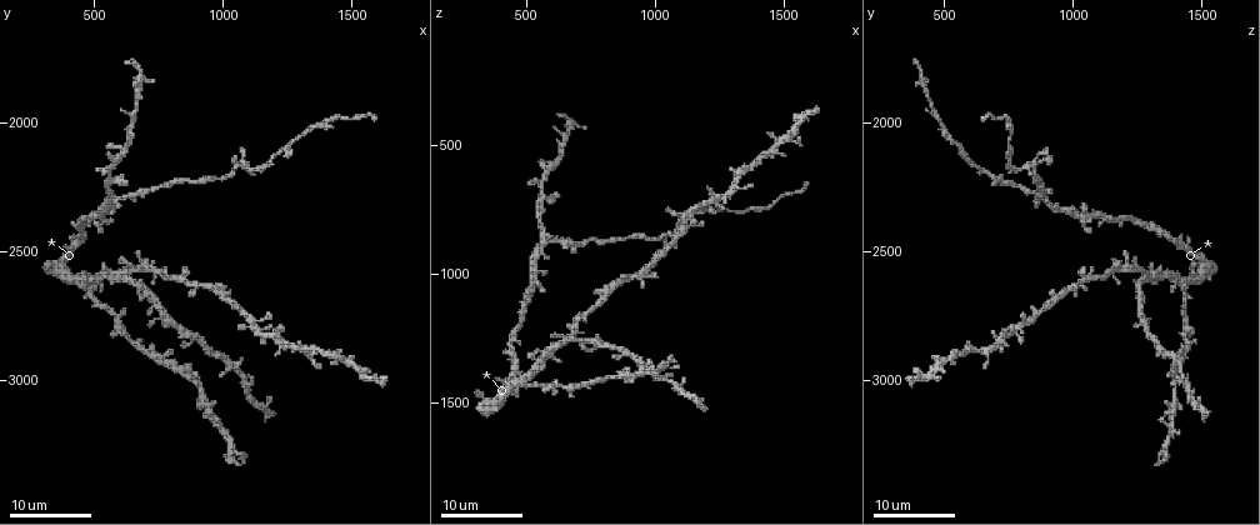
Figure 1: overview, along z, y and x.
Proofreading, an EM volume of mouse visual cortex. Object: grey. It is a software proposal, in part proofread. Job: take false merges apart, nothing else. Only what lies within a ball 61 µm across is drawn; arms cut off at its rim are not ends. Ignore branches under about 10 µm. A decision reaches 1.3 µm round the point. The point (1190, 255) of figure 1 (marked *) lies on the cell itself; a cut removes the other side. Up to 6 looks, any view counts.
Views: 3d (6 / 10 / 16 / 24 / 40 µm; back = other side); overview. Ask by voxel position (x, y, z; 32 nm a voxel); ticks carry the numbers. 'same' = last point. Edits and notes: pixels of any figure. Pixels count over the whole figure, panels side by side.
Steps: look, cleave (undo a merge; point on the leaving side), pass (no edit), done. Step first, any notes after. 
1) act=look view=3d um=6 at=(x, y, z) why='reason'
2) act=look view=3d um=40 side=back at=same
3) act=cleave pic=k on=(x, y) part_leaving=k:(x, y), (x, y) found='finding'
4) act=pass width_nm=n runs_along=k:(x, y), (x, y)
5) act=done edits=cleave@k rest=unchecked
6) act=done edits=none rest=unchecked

act=look view=3d um=16 at=(630, 2600, 1280) why='arms part here'

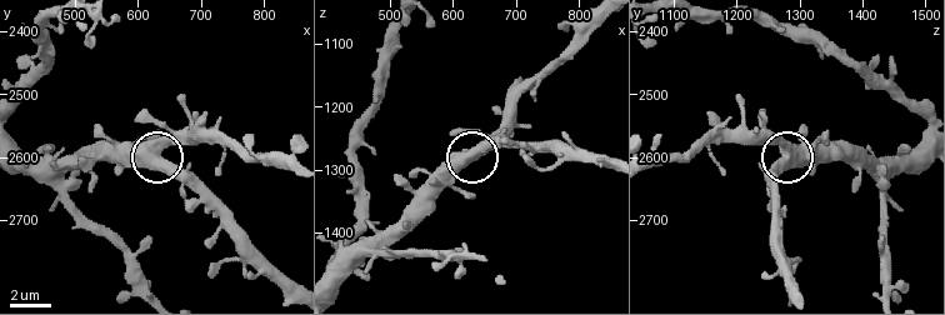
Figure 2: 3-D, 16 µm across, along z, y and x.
act=look view=3d um=6 at=(630, 2595, 1280)

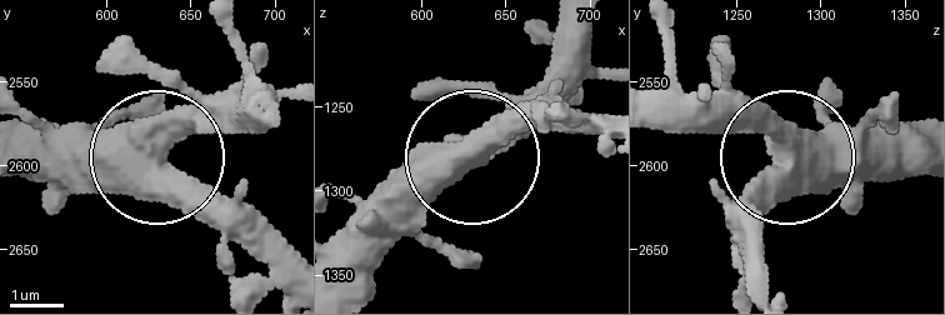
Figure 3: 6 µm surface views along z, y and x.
act=pass width_nm=510 found='one cell here'

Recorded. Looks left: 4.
act=look view=3d um=16 at=(1250, 2090, 750) why='three-way junction'

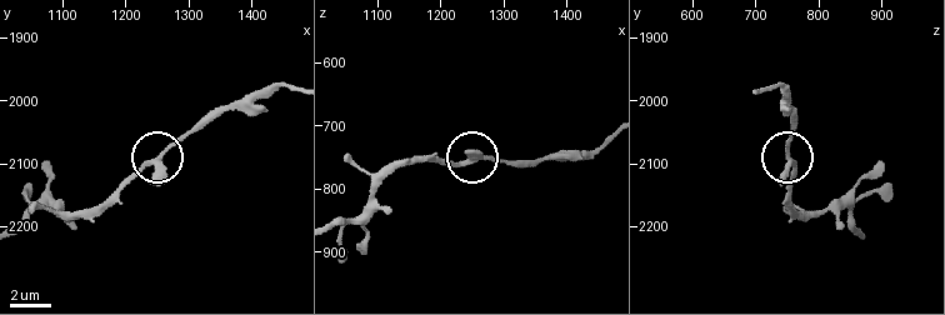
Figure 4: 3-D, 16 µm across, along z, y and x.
act=look view=3d um=6 at=(1255, 2095, 750) why='zoom in'

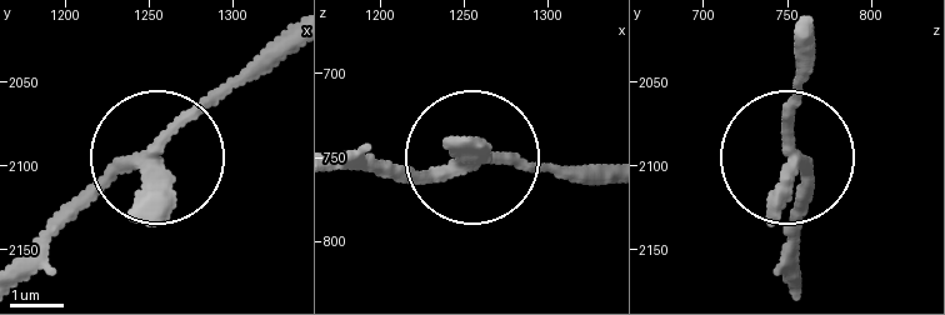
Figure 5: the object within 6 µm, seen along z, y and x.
act=pass width_nm=250 runs_along=5:(31, 256), (281, 33) found='one cell here'

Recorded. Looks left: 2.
act=look view=3d um=24 at=(1420, 2000, 750) why='thick turns thin'

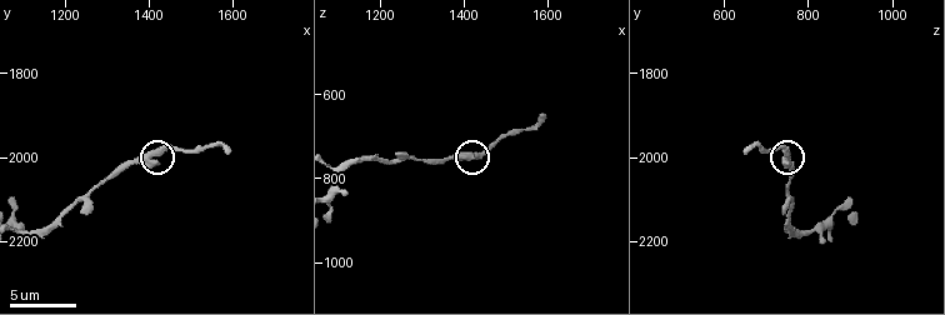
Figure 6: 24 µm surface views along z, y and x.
act=look view=3d um=6 at=(1420, 1990, 745) why='closer look'

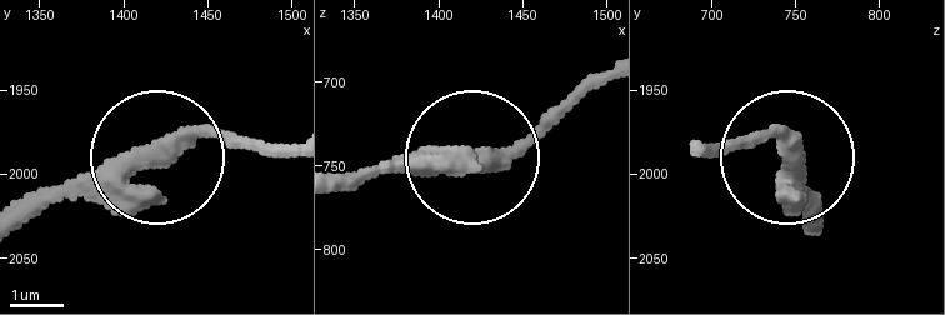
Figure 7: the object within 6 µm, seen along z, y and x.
act=pass width_nm=420 runs_along=7:(809, 226), (769, 136), (693, 150) found='continuous, no second cell'

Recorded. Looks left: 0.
act=done edits=none rest=unchecked

